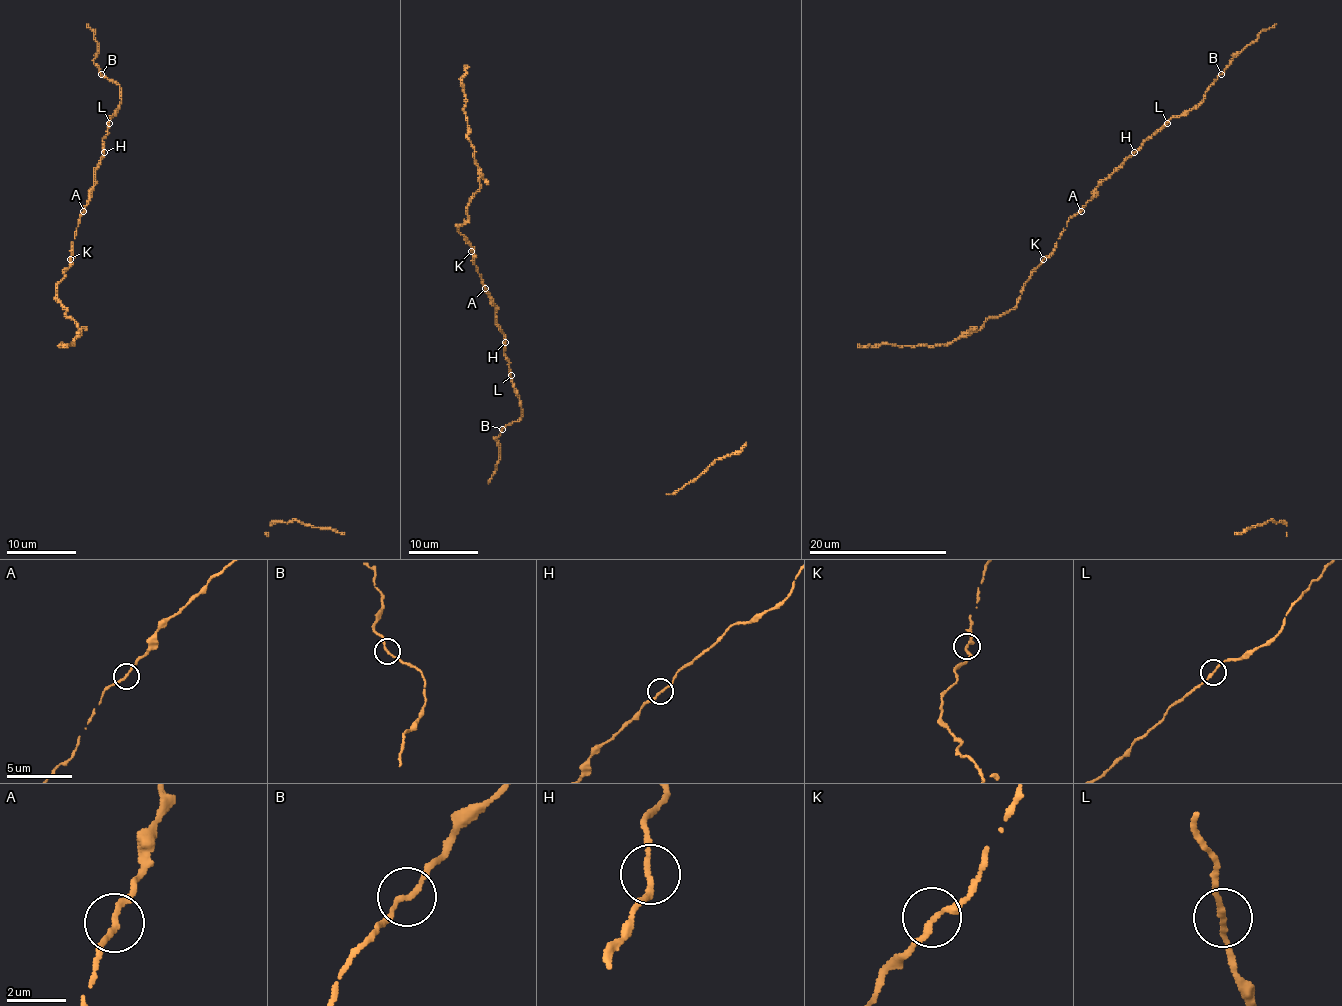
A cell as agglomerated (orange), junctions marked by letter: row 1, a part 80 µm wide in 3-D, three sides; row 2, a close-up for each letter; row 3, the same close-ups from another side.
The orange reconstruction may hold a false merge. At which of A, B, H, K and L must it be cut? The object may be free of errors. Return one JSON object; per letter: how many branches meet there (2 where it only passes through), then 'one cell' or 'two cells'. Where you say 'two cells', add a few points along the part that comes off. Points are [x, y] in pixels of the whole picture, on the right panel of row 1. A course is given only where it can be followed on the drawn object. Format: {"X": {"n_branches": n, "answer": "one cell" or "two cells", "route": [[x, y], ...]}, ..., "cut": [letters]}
{"A": {"n_branches": 2, "answer": "one cell"}, "B": {"n_branches": 2, "answer": "one cell"}, "H": {"n_branches": 2, "answer": "one cell"}, "K": {"n_branches": 2, "answer": "one cell"}, "L": {"n_branches": 2, "answer": "one cell"}, "cut": []}

